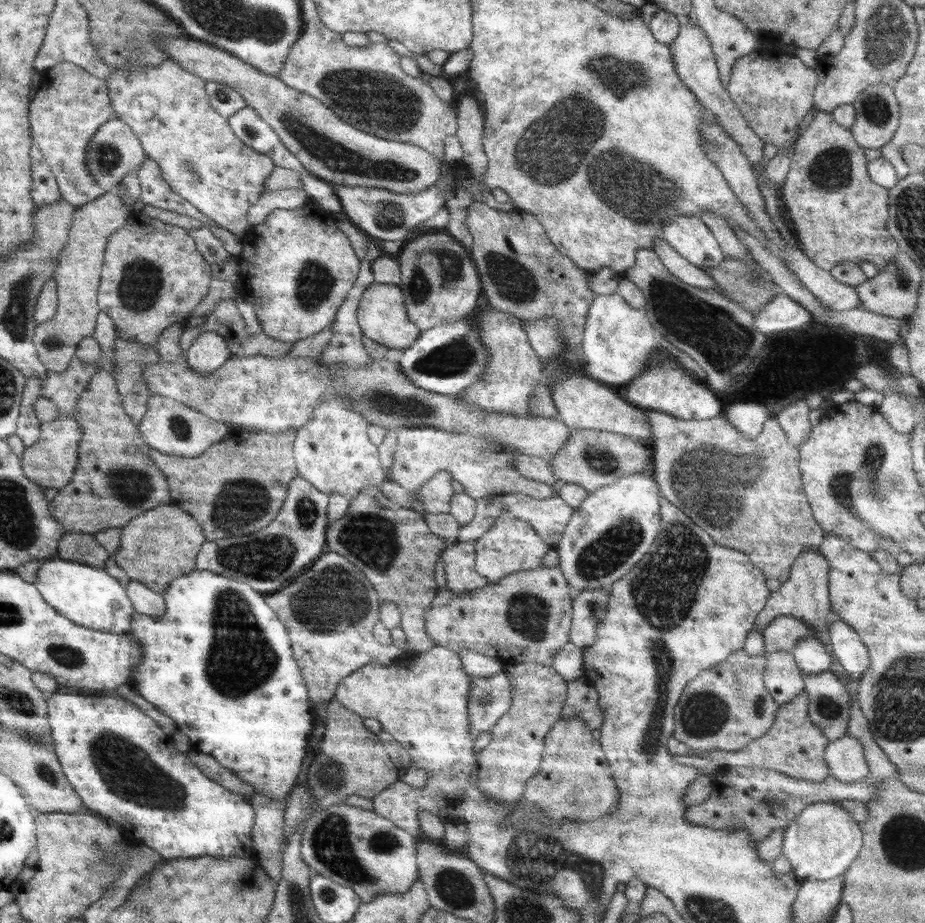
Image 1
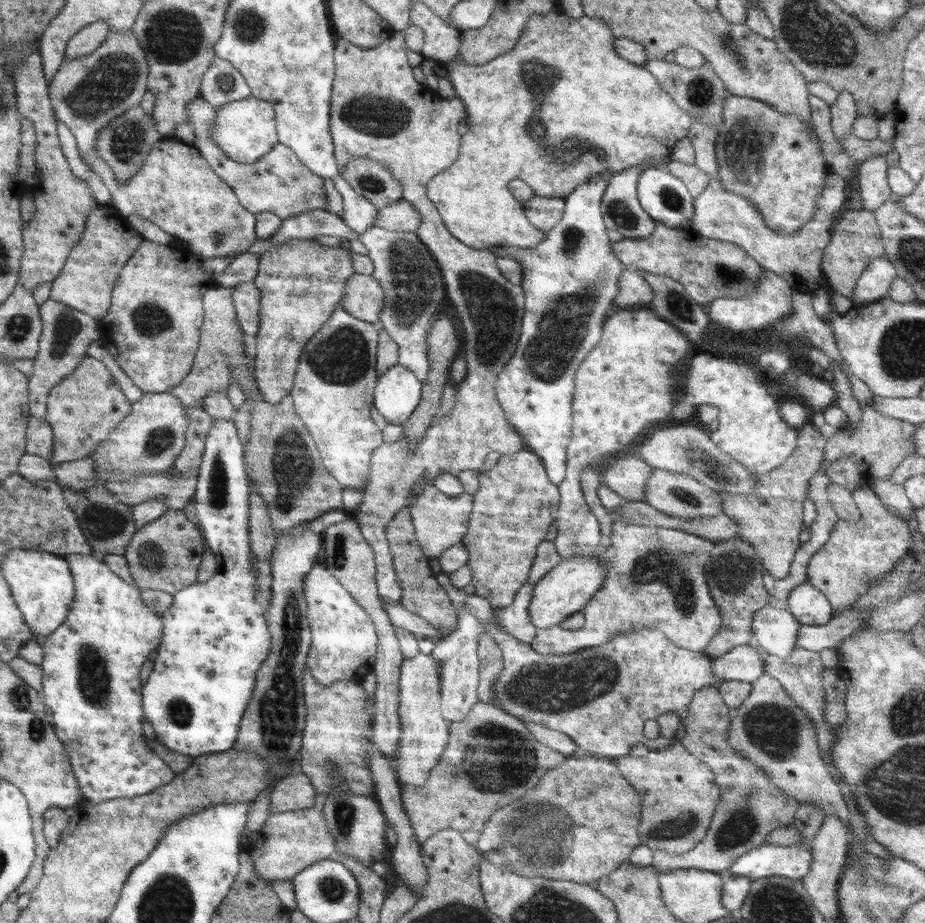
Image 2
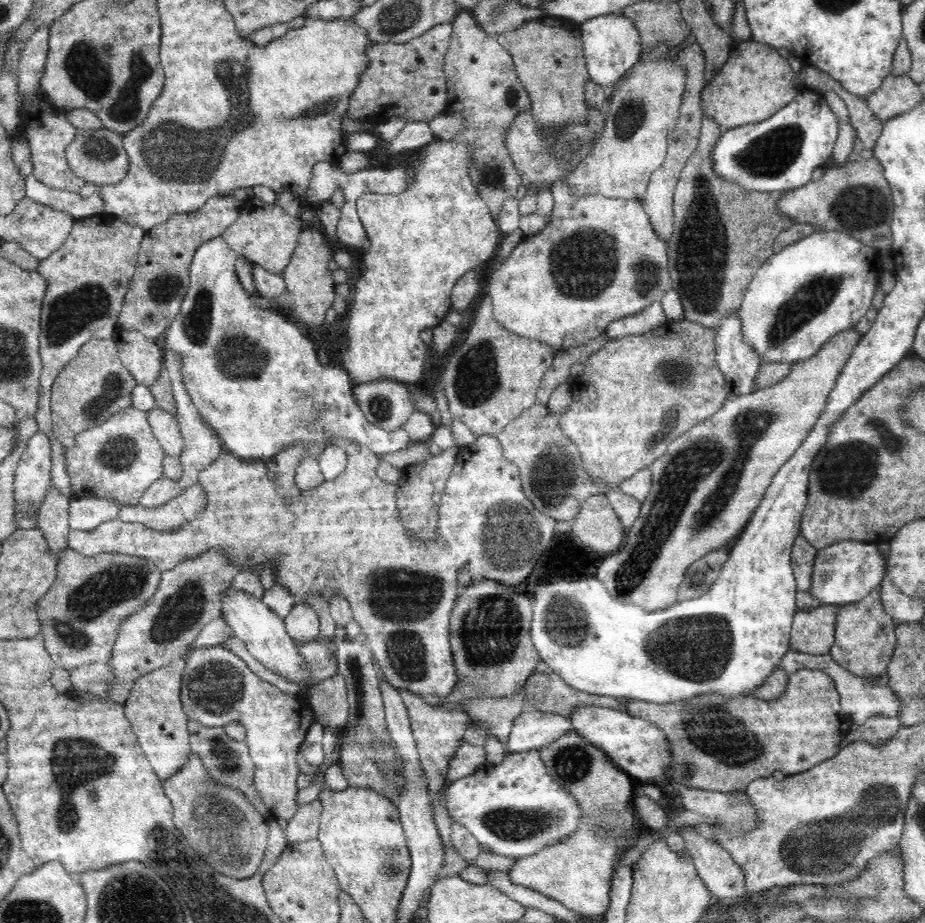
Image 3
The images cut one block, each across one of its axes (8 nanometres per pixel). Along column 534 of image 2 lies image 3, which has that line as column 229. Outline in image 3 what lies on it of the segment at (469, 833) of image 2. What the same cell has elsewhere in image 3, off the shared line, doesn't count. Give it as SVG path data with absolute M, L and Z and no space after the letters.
M192 719L187 722L187 729L189 730L191 751L202 759L204 767L212 775L213 784L228 785L242 791L260 815L265 818L271 818L270 809L266 807L264 799L260 798L260 793L256 789L254 780L255 764L252 757L250 757L250 750L246 742L238 743L230 740L222 726L205 727Z

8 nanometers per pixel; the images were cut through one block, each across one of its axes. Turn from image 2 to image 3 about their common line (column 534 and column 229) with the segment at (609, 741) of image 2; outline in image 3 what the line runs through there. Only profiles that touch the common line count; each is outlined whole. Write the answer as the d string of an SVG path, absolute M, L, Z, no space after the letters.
M221 645L192 651L185 660L185 674L180 688L180 696L184 712L189 719L198 721L205 727L226 726L230 722L237 722L246 728L246 745L250 750L255 764L255 785L264 799L266 807L270 809L271 818L284 818L289 821L296 811L298 787L296 778L299 775L298 754L303 749L303 741L311 724L316 722L316 713L306 699L297 699L296 695L278 690L272 684L261 680L248 669L248 665L236 654Z

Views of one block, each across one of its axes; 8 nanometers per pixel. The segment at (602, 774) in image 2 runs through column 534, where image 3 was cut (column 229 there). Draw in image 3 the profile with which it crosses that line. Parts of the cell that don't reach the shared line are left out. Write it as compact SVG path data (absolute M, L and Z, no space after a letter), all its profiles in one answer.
M191 753L186 764L170 780L162 781L166 796L174 804L175 827L186 837L192 850L226 877L244 879L256 874L268 842L268 823L242 791L228 785L213 784L202 759Z

